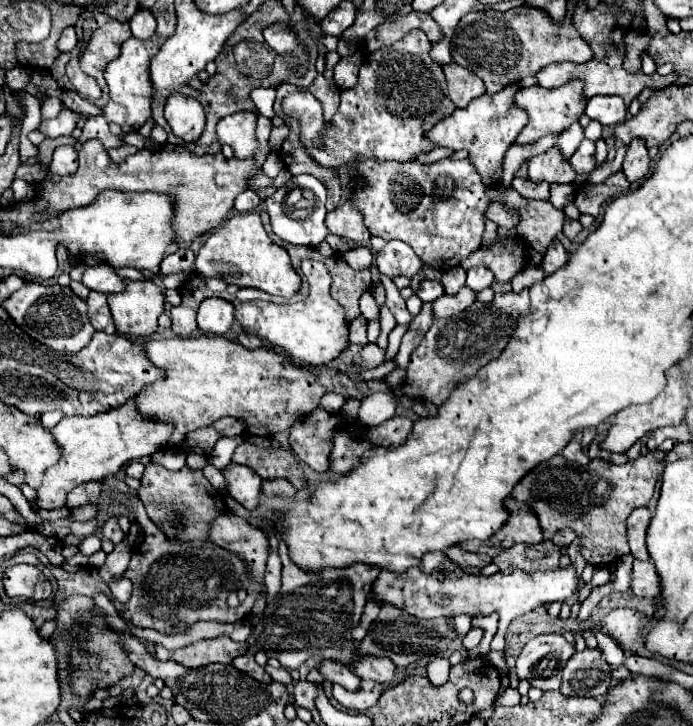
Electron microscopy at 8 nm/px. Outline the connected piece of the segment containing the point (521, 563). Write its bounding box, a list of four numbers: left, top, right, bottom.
[493,544,535,572]

